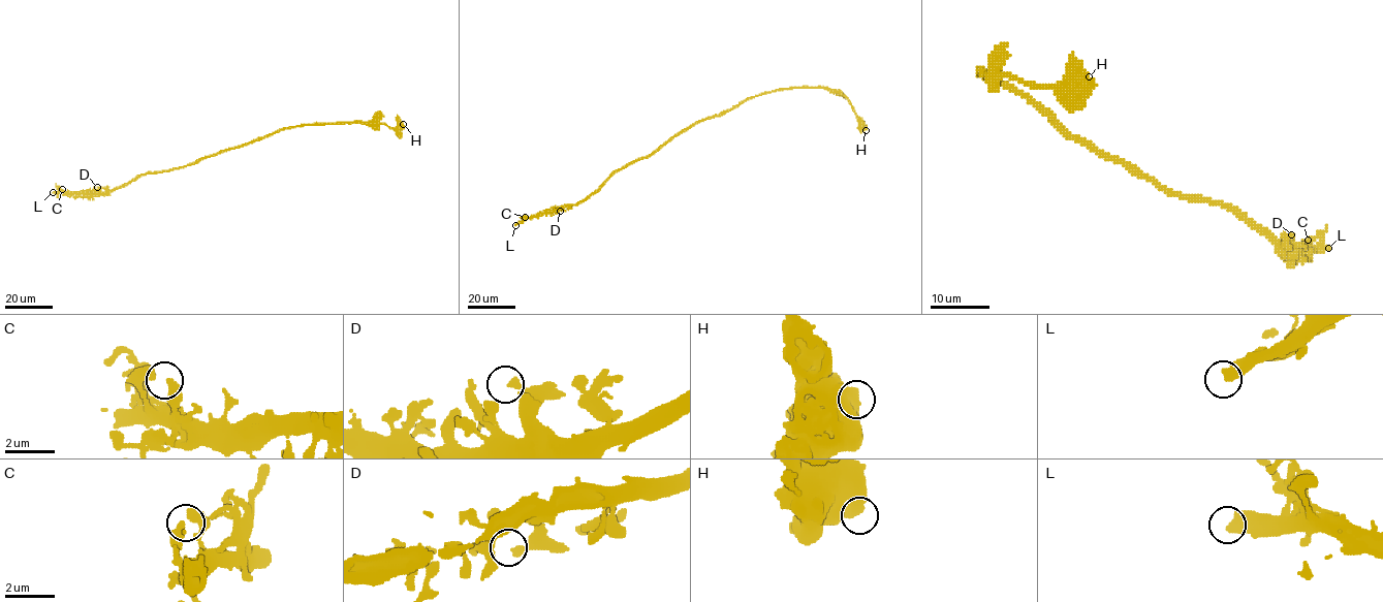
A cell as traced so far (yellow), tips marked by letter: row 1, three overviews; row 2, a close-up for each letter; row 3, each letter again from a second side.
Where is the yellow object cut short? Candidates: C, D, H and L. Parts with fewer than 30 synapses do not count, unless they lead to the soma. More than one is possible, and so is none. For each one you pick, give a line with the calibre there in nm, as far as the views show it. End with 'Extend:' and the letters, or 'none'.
L: 550 nm
Extend: L

